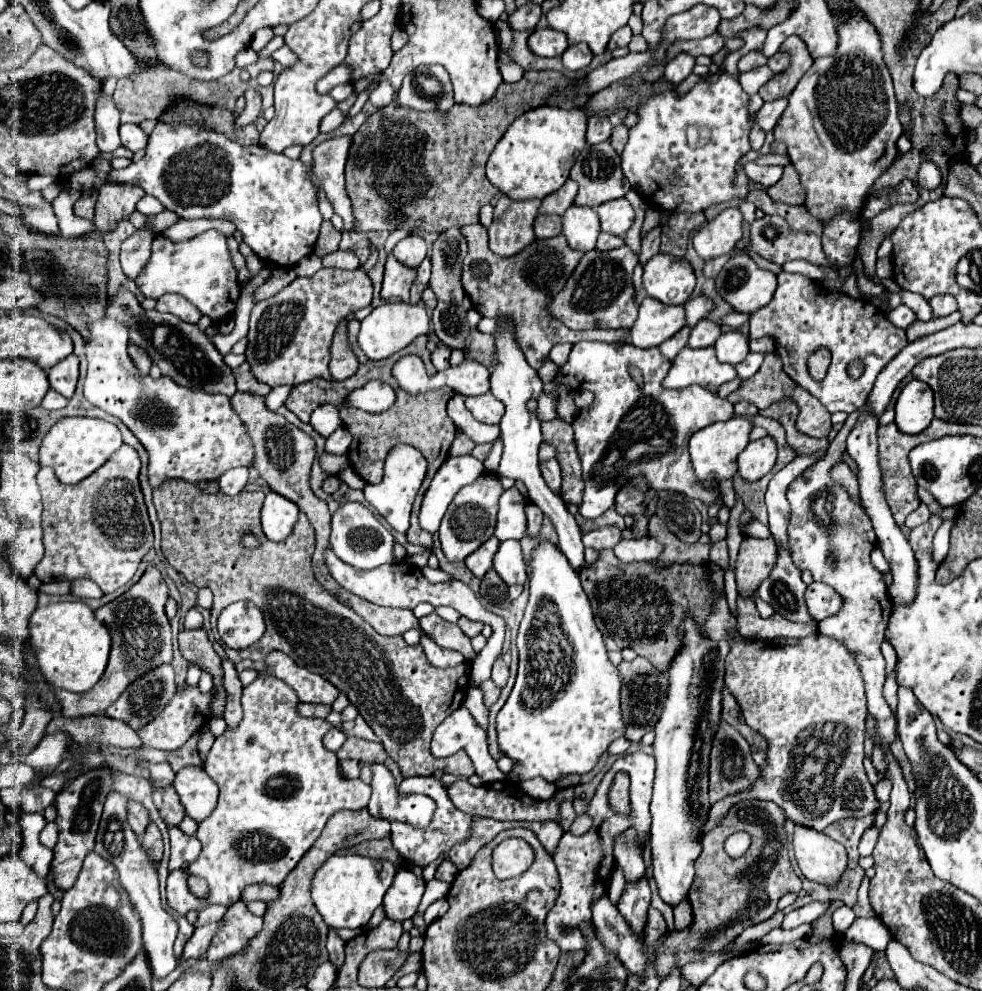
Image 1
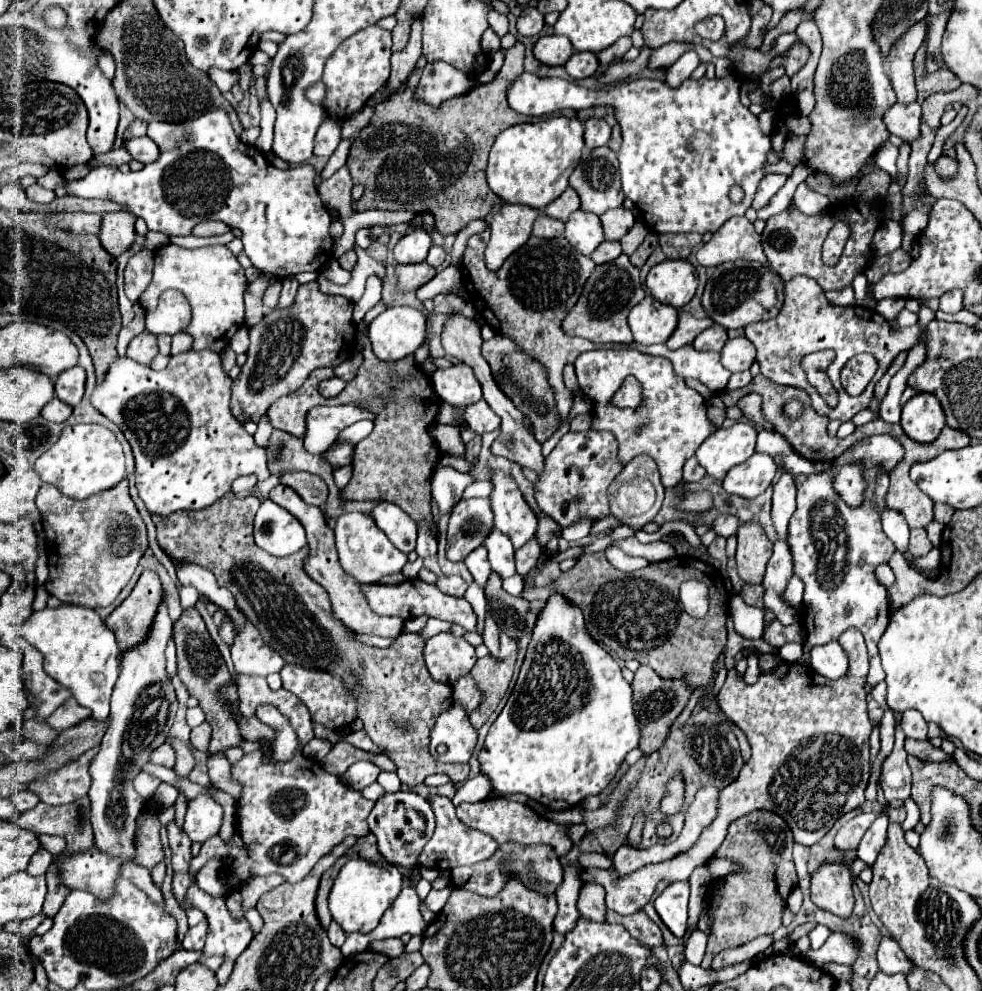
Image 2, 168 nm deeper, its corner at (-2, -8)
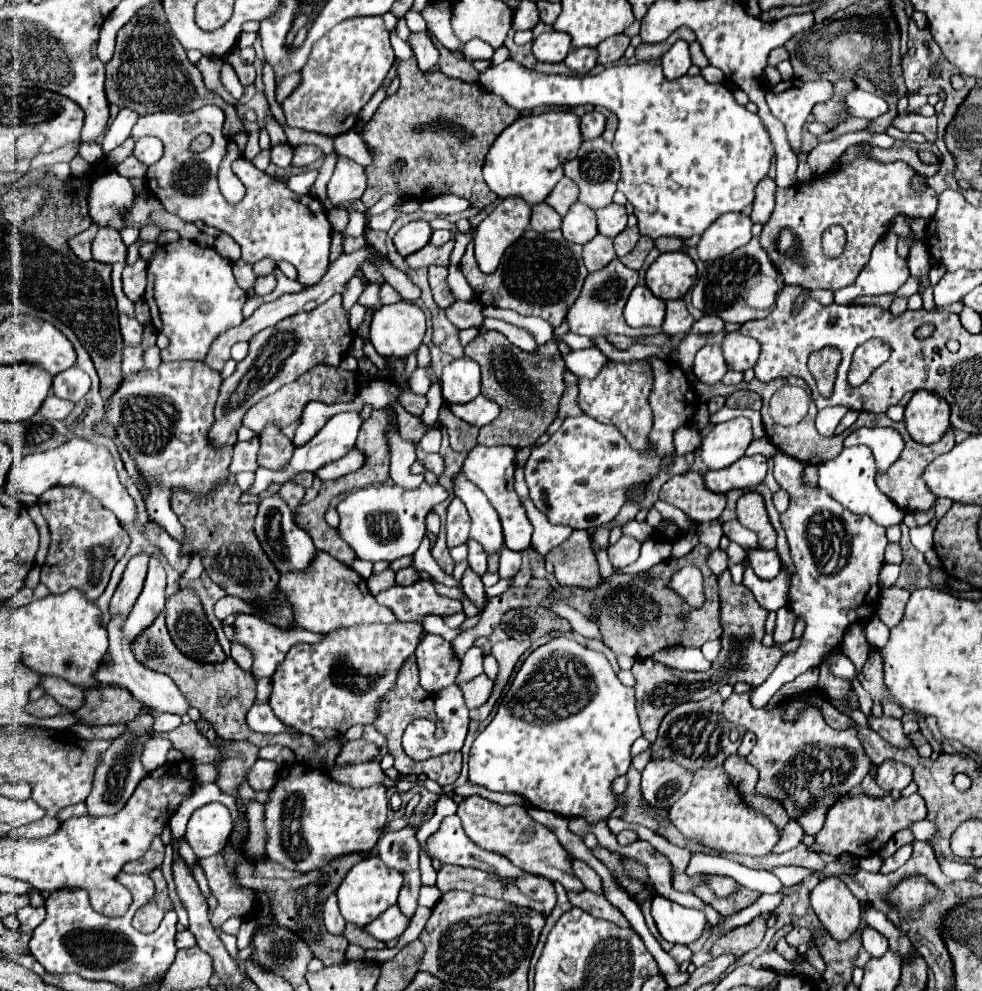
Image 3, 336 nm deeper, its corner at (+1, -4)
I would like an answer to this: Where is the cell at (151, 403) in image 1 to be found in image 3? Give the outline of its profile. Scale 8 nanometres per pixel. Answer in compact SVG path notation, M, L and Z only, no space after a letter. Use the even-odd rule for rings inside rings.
M192 360L164 362L160 364L158 370L142 370L134 376L124 378L116 394L110 398L110 408L106 410L110 422L116 428L120 444L132 454L132 458L136 460L138 472L150 484L150 496L146 500L148 514L152 516L156 524L160 524L180 544L182 556L190 556L192 548L188 546L184 526L178 522L176 514L170 508L170 488L180 486L180 488L206 496L216 488L218 480L224 480L230 476L228 464L232 458L232 446L216 450L208 442L208 430L214 422L214 404L216 404L220 386L222 386L220 372L210 370L204 362L192 362Z

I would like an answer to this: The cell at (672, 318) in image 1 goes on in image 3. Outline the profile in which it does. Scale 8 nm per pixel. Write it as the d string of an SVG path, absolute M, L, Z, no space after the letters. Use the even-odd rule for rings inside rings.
M638 284L624 308L624 318L628 322L628 326L632 328L640 328L640 326L654 326L660 328L662 320L666 314L666 304L664 300L656 298L646 286Z

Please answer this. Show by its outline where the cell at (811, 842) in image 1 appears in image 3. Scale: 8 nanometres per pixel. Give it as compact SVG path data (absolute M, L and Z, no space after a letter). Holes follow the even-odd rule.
M838 876L824 878L810 896L824 930L838 942L848 940L860 926L860 902Z

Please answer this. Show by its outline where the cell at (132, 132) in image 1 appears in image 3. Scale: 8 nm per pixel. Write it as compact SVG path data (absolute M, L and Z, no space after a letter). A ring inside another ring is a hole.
M144 136L140 140L136 140L136 148L134 148L134 156L146 164L146 166L152 166L154 162L158 162L158 158L162 156L162 142L158 138L152 138L152 136Z

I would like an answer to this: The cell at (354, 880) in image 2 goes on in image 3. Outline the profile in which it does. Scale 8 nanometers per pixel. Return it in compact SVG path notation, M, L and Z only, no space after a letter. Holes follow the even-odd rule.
M370 858L370 860L358 862L344 876L342 884L336 890L340 912L342 912L344 920L346 922L354 922L358 926L370 924L384 910L388 910L390 906L396 904L398 894L400 894L400 886L402 886L402 874L398 870L392 870L390 866L386 866L380 858Z

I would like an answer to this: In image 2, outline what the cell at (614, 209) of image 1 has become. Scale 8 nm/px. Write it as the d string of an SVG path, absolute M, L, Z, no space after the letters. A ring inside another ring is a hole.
M621 206L621 208L605 212L601 216L601 222L603 222L605 240L621 240L631 230L631 226L635 224L635 218L633 218L631 210Z

